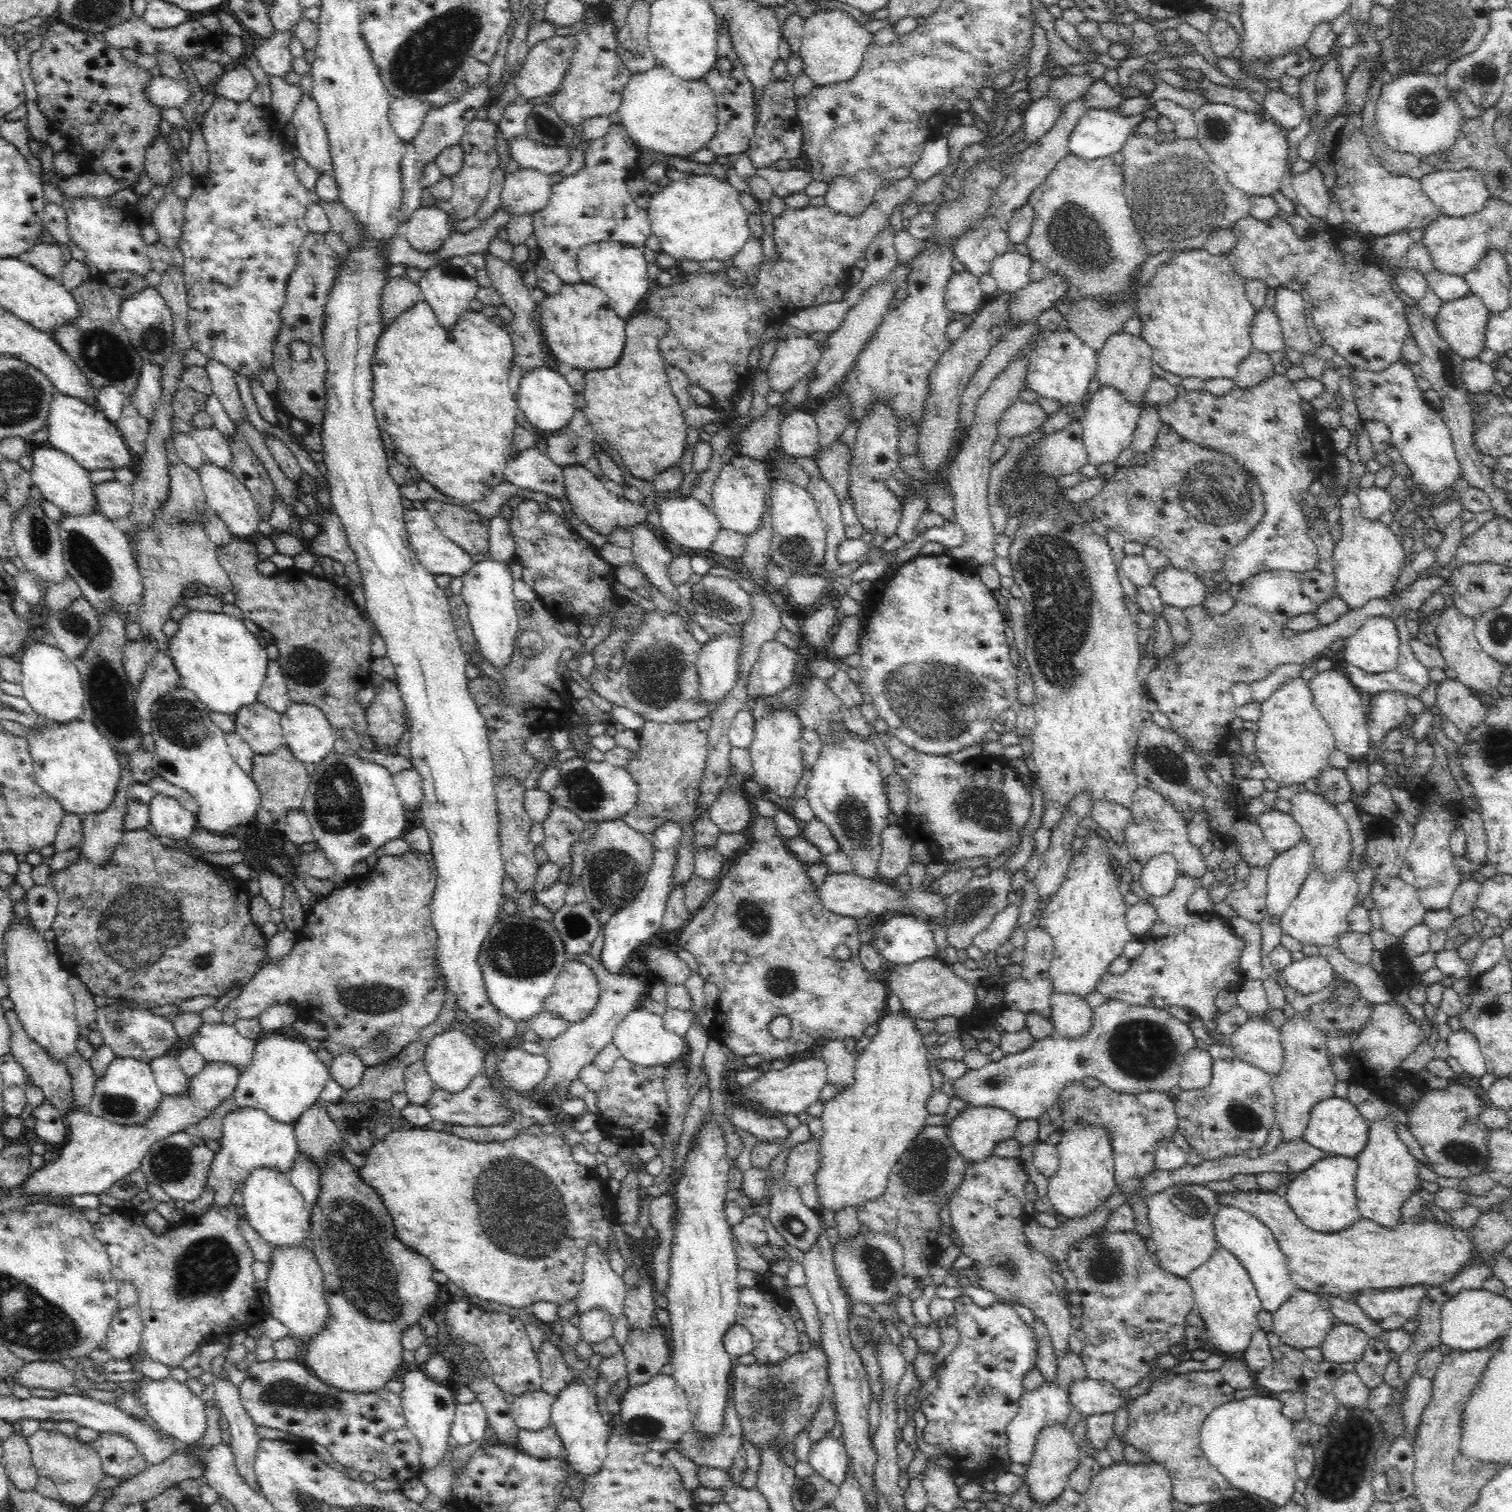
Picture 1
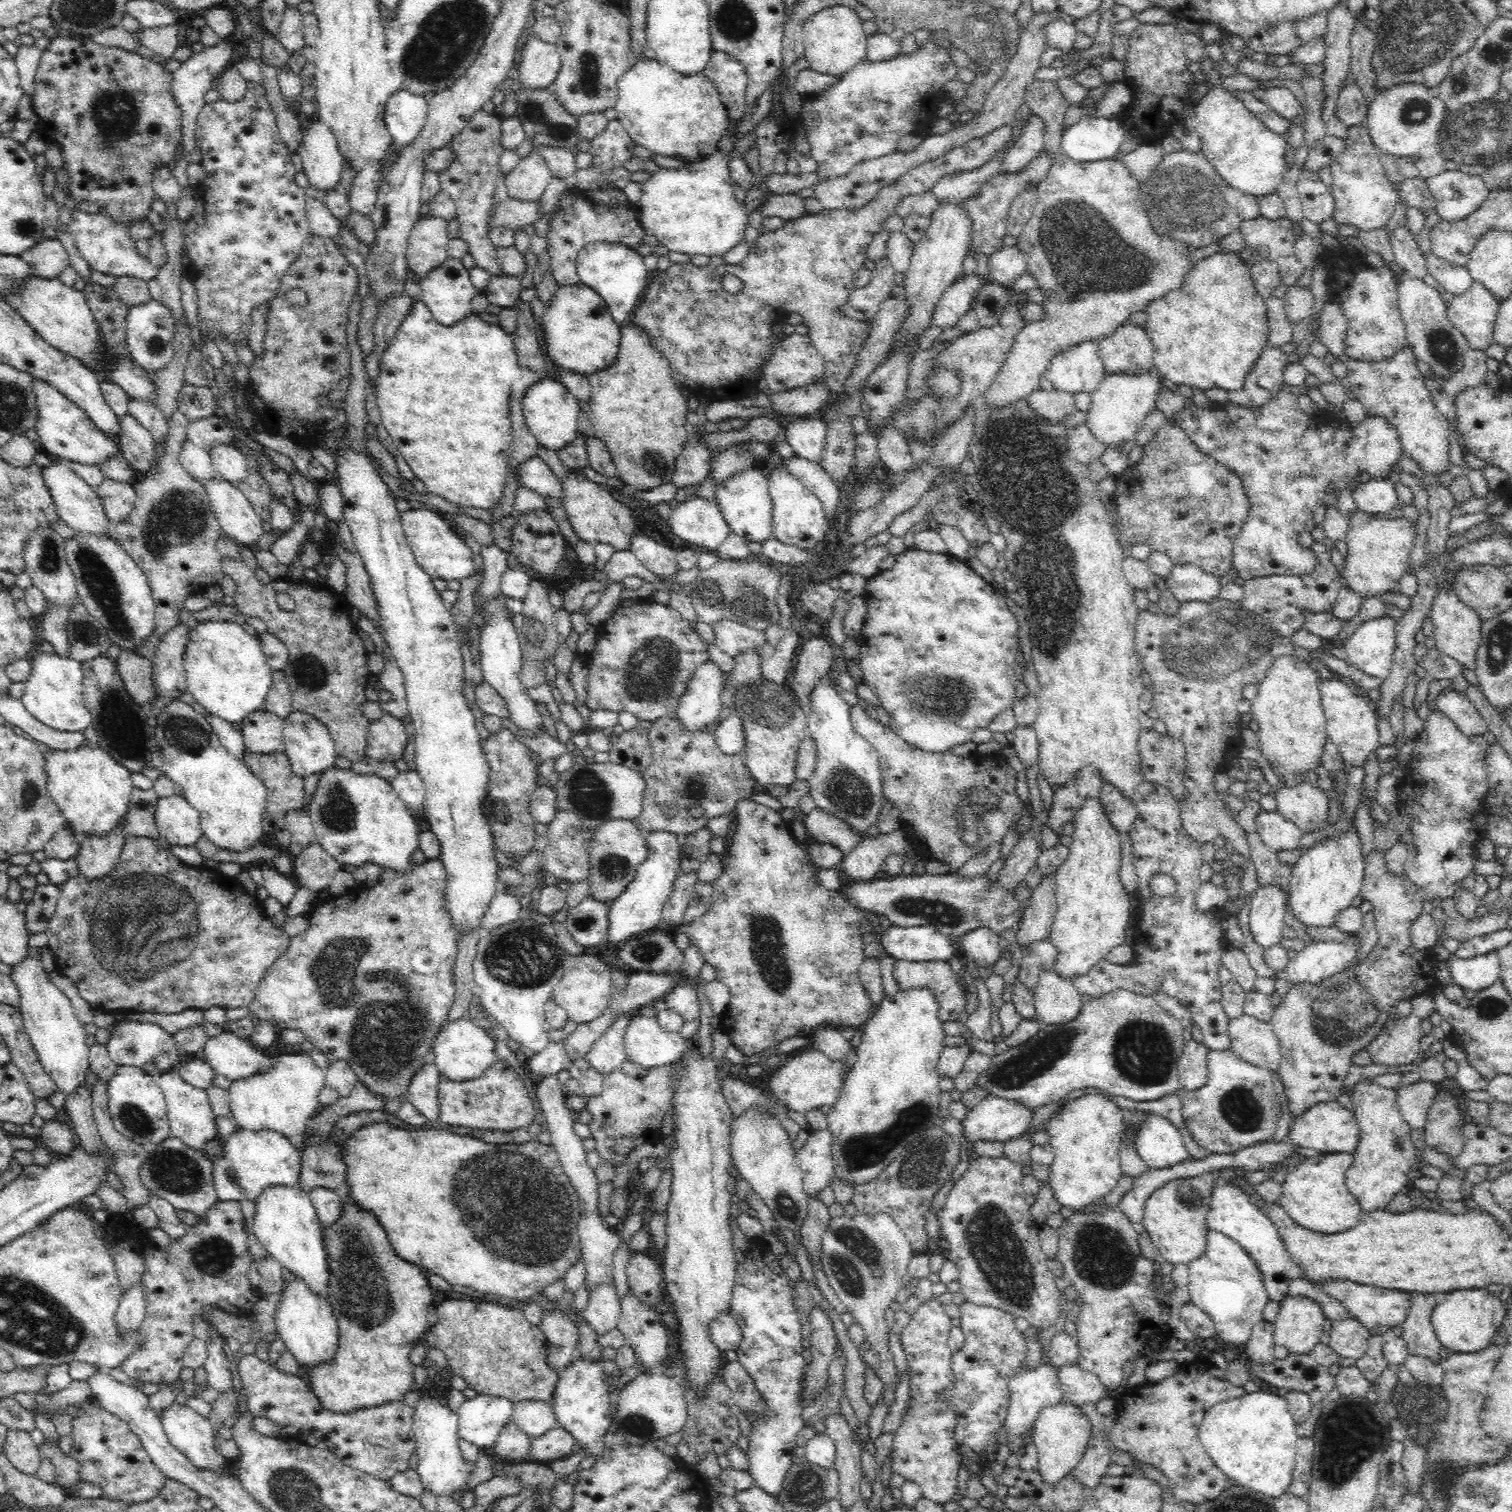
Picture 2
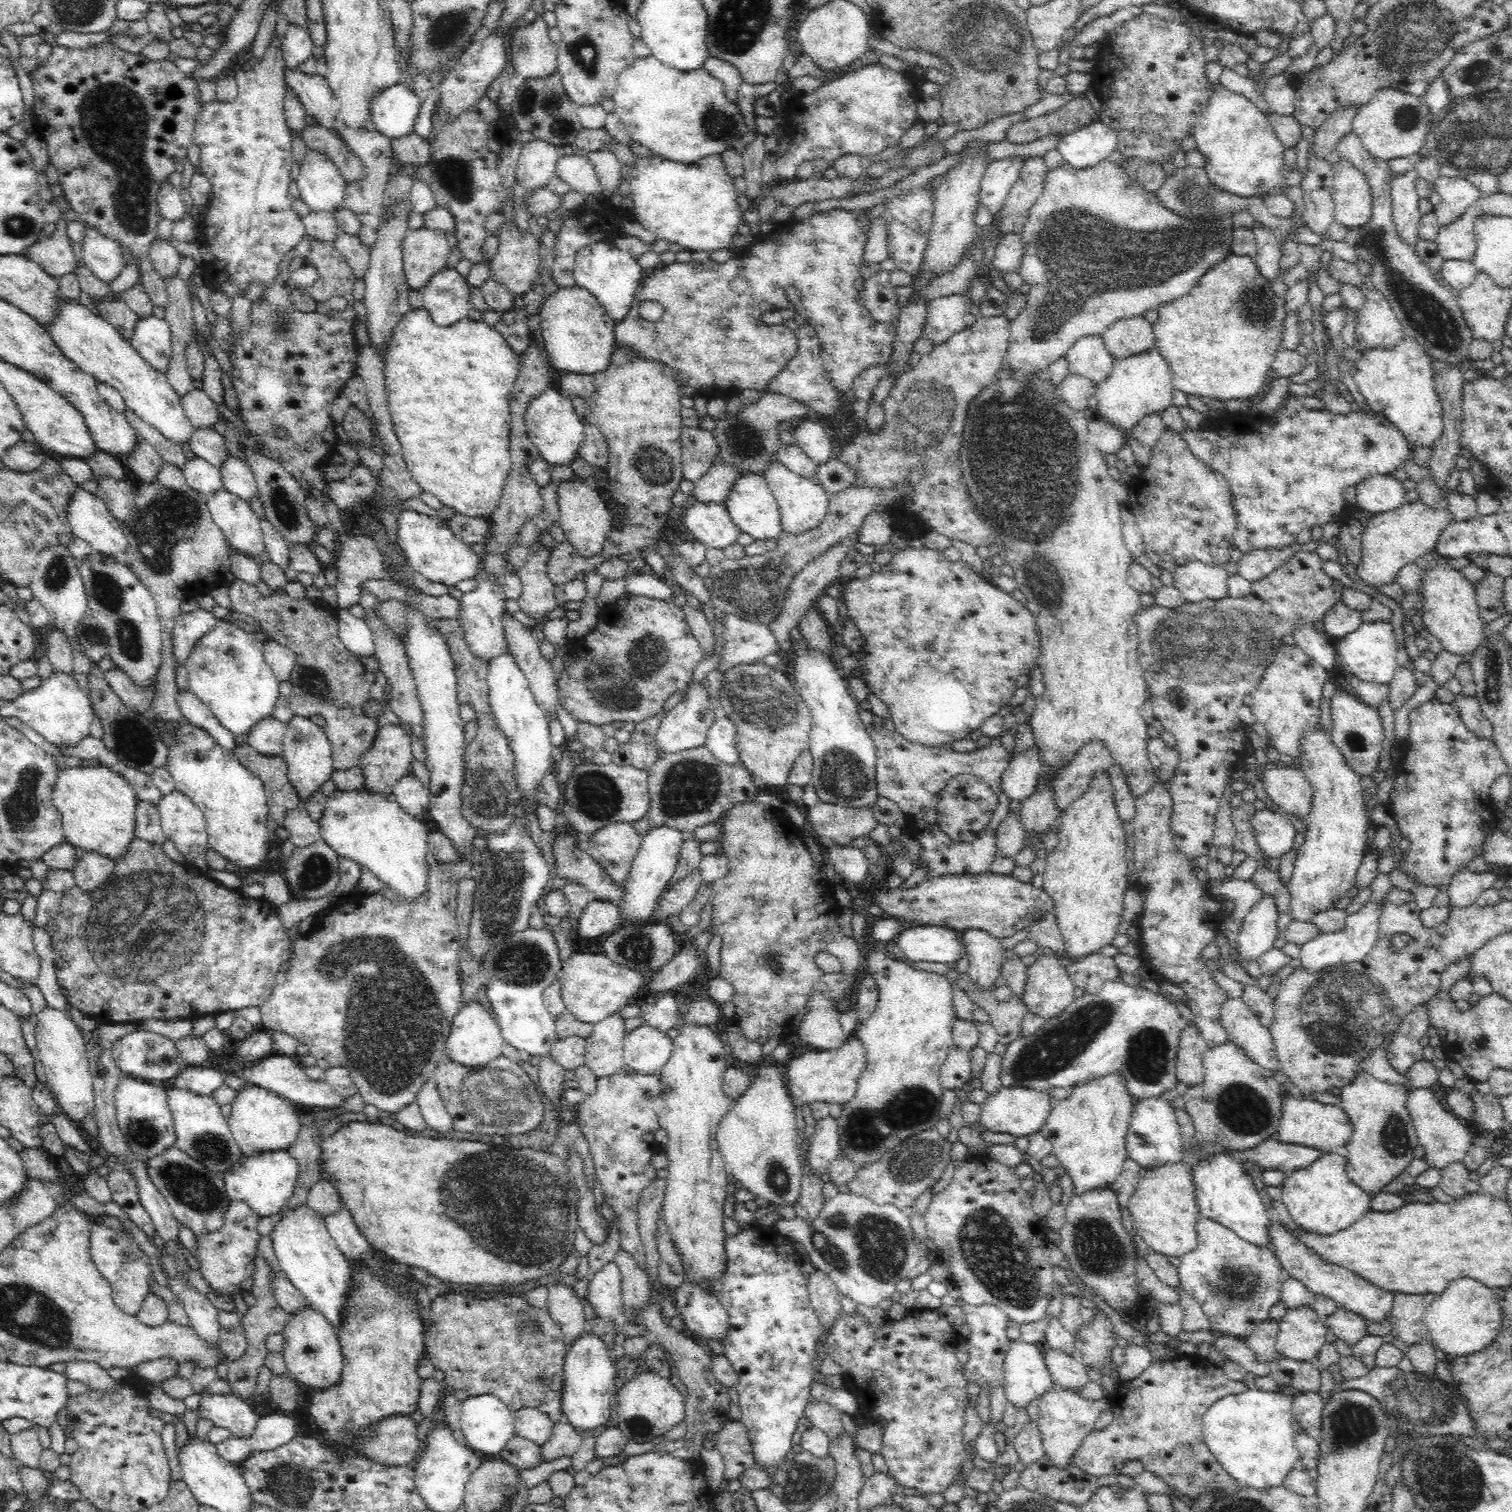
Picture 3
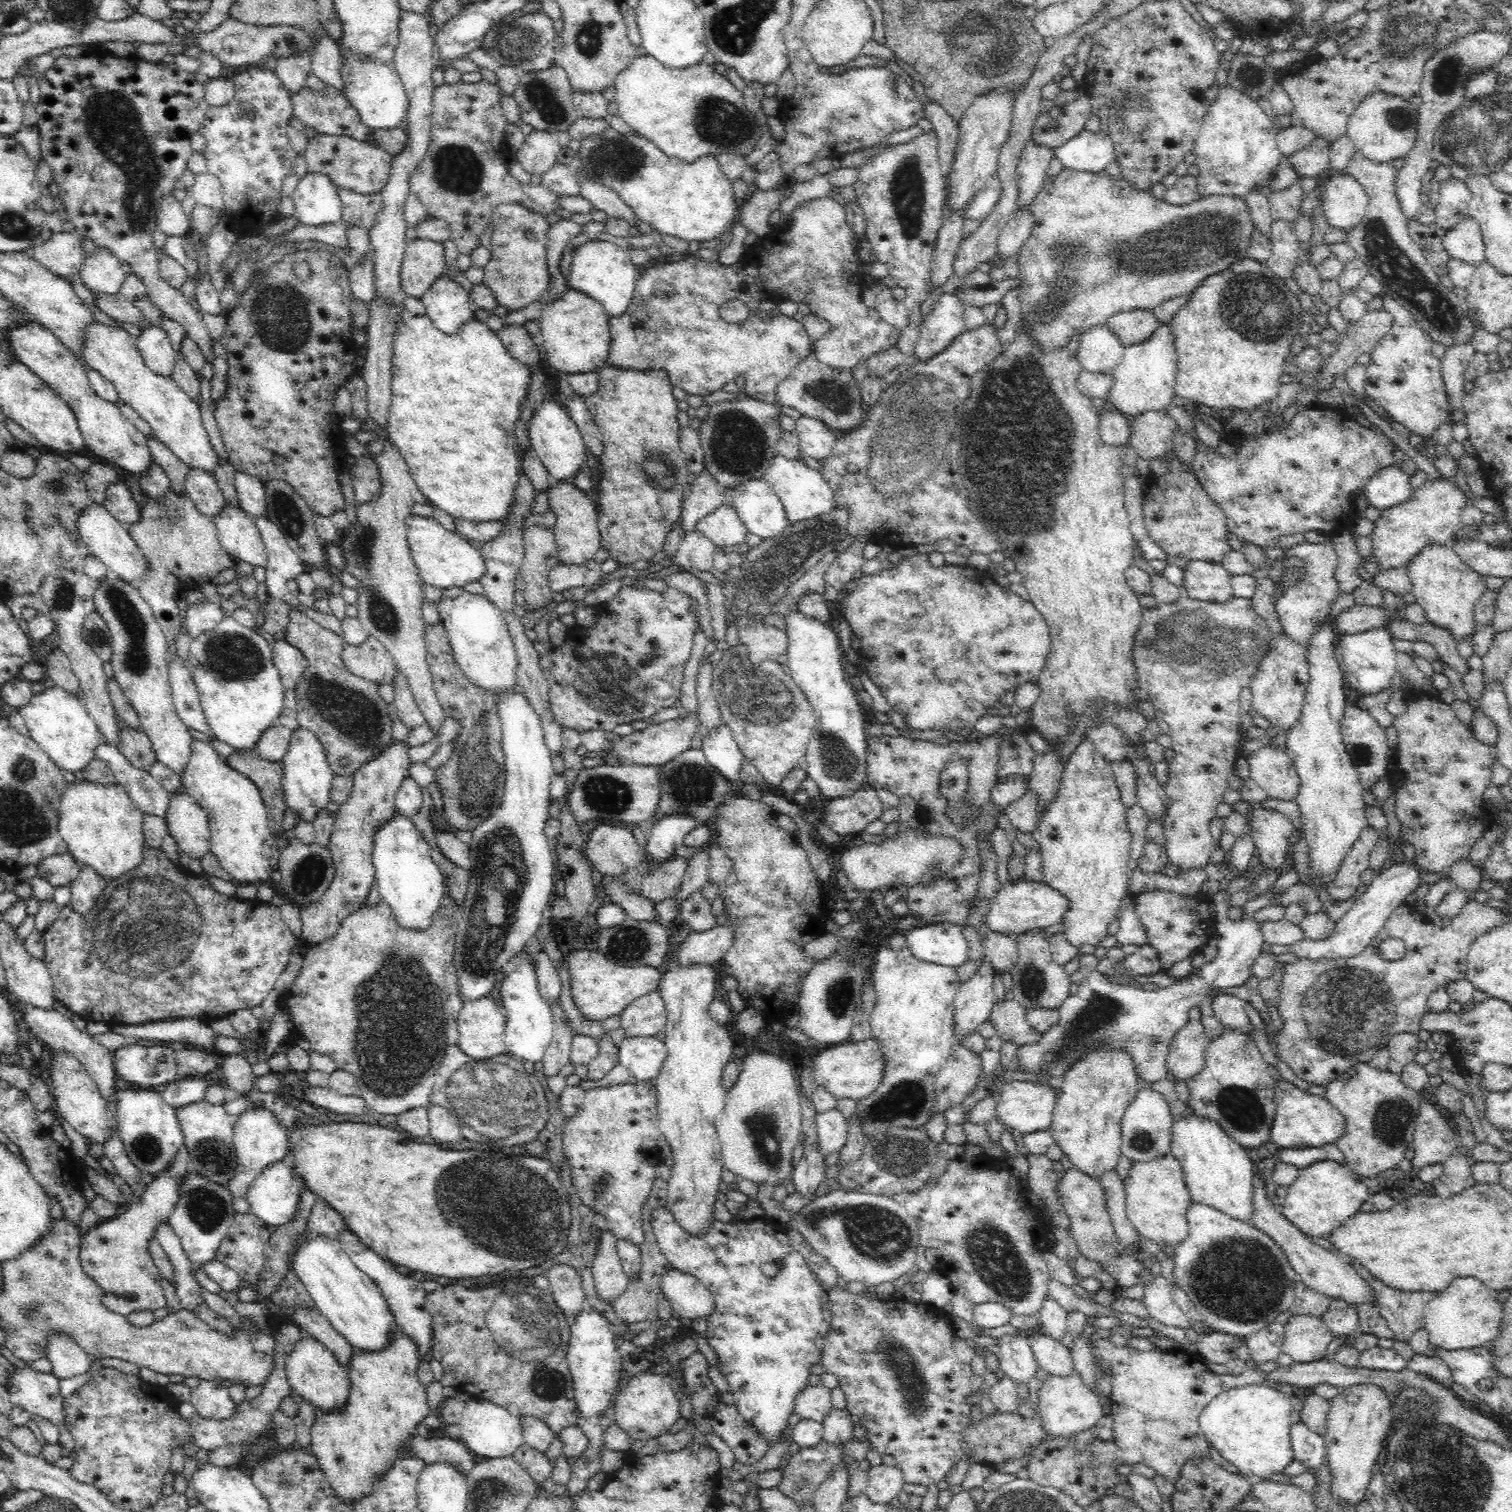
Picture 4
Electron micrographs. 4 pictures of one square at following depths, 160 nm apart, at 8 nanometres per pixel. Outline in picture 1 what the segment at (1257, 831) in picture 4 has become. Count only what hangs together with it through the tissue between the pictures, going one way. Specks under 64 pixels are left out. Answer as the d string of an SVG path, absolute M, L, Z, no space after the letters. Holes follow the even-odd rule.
M1272 808L1260 814L1257 819L1266 845L1271 846L1278 855L1294 848L1303 840L1300 825L1289 814Z

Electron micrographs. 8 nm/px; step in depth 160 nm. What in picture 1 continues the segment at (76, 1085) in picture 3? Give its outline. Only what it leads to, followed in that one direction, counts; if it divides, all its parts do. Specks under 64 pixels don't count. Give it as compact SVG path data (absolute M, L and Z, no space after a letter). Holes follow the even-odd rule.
M15 918L15 924L6 936L7 998L14 1003L14 1011L27 1035L42 1048L52 1063L66 1066L70 1056L76 1054L76 1042L80 1038L75 998L67 985L71 973L60 965L56 954L50 954L44 934L36 931L32 924L25 926Z

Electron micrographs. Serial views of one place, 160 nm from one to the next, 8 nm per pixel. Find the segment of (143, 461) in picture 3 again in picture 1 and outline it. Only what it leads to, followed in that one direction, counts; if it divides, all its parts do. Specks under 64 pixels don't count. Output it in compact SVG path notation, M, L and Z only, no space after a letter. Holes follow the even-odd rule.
M129 400L123 405L120 419L114 423L115 428L122 436L124 445L136 460L145 452L145 442L149 432L149 420L144 419L138 411L130 405Z

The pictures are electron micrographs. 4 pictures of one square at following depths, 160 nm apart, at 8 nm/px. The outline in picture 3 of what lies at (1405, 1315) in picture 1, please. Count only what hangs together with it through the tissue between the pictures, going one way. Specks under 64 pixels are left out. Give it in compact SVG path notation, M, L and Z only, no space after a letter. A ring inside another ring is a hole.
M1278 1220L1269 1221L1267 1231L1269 1245L1276 1253L1286 1276L1299 1280L1310 1292L1334 1300L1338 1307L1361 1314L1365 1320L1382 1322L1382 1320L1388 1319L1388 1311L1393 1301L1392 1292L1370 1283L1364 1277L1358 1276L1334 1261L1324 1259Z

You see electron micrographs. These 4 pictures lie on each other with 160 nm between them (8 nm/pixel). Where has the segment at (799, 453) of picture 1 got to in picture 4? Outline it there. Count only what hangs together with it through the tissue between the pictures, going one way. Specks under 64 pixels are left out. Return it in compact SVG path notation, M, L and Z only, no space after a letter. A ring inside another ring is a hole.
M806 416L796 420L795 432L799 437L800 454L819 462L832 453L838 438L835 431L830 430L821 420Z

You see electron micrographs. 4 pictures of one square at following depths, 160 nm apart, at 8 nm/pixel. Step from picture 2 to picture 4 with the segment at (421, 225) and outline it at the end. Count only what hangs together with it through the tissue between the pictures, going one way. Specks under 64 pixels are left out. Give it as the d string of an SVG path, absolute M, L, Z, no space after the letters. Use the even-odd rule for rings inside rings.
M414 239L406 243L400 278L403 291L412 298L422 298L436 279L444 276L443 243Z

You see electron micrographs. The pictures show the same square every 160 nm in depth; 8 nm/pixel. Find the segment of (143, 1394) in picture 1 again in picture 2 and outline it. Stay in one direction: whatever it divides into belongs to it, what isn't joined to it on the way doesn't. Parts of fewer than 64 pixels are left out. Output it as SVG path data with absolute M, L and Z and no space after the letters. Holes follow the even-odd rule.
M178 1402L171 1404L164 1412L159 1414L162 1420L163 1430L167 1435L172 1447L176 1448L185 1456L185 1459L200 1472L213 1472L213 1476L235 1475L233 1461L222 1455L219 1442L215 1438L215 1430L210 1425L209 1418L204 1418L200 1414L191 1410L188 1406L181 1406Z

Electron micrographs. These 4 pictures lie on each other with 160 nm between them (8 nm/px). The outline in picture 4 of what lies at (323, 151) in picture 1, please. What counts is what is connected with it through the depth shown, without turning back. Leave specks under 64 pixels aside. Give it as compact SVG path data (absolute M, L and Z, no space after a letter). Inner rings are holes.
M307 173L291 198L296 225L329 226L341 219L342 204L335 184L327 176Z

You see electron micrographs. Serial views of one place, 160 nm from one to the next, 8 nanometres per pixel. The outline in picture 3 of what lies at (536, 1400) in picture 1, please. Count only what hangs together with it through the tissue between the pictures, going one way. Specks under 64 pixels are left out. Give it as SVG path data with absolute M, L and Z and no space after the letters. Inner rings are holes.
M524 1408L514 1414L515 1435L542 1447L548 1443L554 1423L536 1409Z

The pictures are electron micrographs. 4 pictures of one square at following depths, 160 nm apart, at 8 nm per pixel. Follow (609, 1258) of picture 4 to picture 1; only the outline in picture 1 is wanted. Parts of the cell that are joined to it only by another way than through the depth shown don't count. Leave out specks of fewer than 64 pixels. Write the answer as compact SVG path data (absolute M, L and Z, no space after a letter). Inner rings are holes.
M594 1307L579 1313L577 1326L582 1340L590 1346L612 1337L612 1313L608 1309Z

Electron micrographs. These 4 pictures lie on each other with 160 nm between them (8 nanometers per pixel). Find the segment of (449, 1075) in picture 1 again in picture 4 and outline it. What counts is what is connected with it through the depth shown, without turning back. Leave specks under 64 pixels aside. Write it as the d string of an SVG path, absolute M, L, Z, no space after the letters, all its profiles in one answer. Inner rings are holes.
M480 998L463 1003L457 1019L457 1044L470 1058L490 1059L501 1052L507 1054L504 1044L507 1014L492 998Z

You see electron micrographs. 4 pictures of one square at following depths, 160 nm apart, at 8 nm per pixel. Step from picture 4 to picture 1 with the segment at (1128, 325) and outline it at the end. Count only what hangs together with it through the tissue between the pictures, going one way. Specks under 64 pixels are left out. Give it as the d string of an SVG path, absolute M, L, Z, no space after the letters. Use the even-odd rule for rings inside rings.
M1124 329L1112 333L1097 352L1096 378L1101 385L1114 385L1120 389L1131 402L1143 402L1145 392L1154 376L1152 351L1152 347L1141 335L1132 335Z

